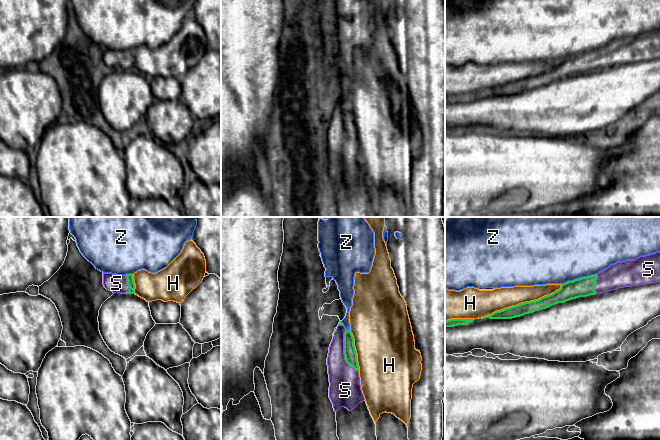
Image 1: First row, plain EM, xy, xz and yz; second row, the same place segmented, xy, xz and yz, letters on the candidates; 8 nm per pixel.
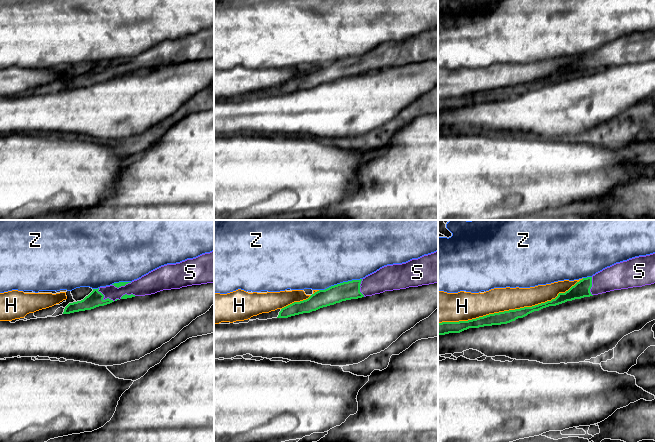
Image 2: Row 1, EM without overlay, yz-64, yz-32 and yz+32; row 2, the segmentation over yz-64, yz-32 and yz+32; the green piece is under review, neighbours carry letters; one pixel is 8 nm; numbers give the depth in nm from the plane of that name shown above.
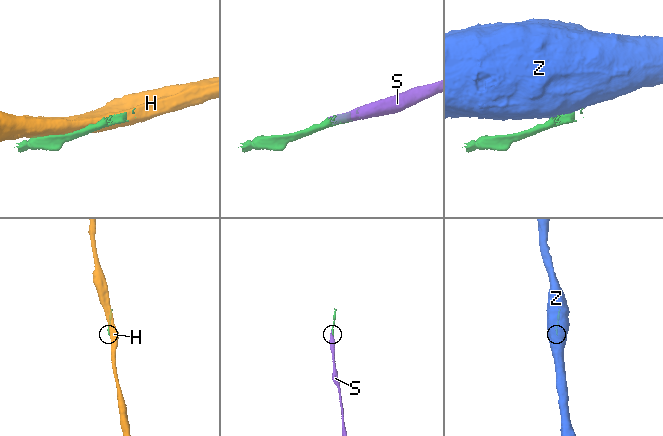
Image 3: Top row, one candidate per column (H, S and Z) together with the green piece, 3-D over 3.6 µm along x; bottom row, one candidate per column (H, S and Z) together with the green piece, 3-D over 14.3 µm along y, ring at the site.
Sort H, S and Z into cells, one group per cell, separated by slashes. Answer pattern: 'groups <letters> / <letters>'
groups H / S / Z

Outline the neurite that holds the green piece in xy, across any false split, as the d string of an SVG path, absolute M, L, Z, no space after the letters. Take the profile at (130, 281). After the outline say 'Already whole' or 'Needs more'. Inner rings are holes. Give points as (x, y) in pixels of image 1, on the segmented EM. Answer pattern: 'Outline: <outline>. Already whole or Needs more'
Outline: M103 273L103 285L113 293L133 294L135 289L133 274Z. Needs more

